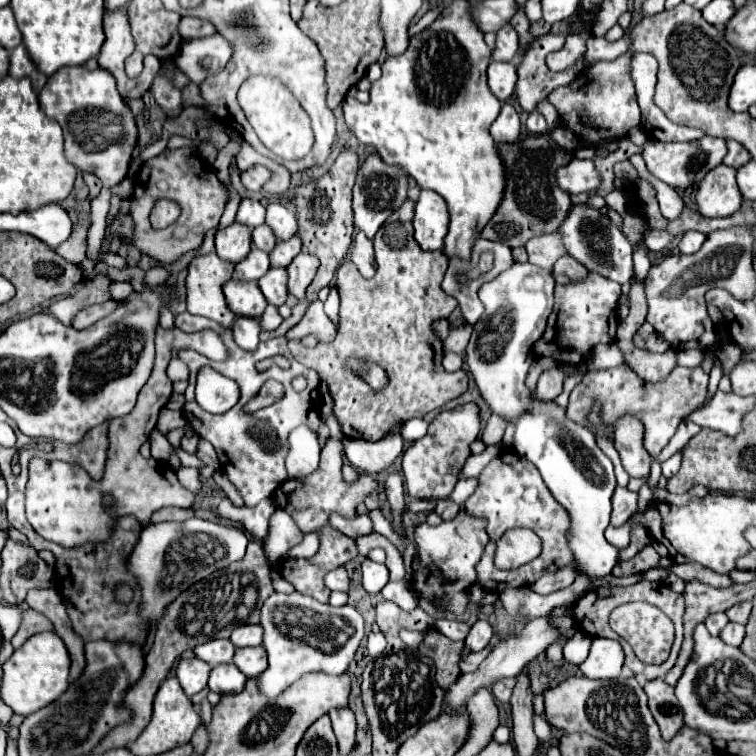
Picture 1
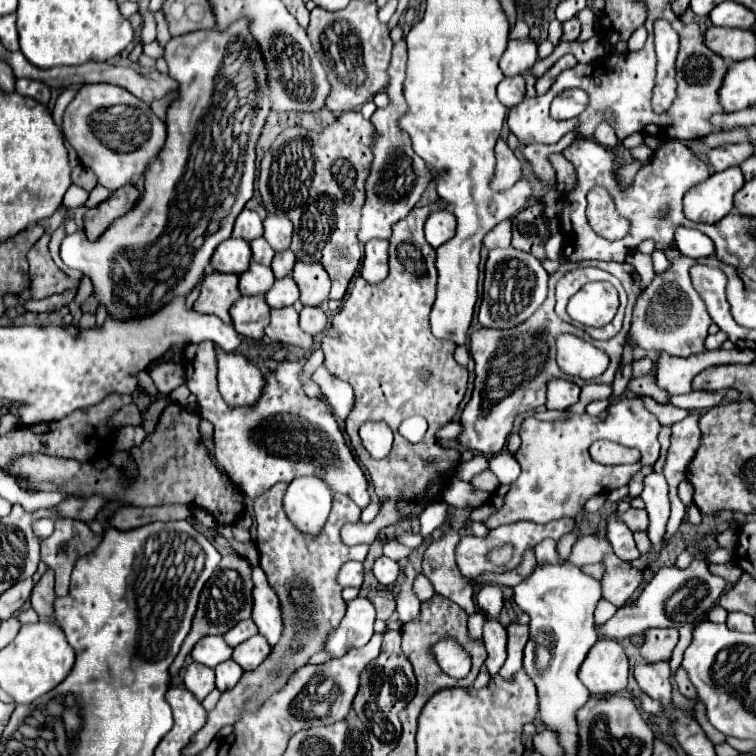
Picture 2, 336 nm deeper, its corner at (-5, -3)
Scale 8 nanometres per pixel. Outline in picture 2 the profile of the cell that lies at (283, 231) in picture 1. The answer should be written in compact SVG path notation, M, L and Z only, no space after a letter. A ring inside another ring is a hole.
M267 216L263 220L263 226L265 226L265 238L275 252L289 248L291 236L293 236L293 226L287 216Z

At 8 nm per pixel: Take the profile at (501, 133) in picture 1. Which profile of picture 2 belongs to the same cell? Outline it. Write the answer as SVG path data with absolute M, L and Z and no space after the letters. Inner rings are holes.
M503 138L497 140L495 146L495 158L497 158L497 168L495 168L495 178L493 178L493 188L495 190L507 190L511 188L519 176L521 176L521 160L513 154L513 150L507 146Z

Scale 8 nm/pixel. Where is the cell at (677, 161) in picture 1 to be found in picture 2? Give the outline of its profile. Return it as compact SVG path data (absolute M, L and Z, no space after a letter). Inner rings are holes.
M743 142L743 144L723 144L717 146L709 152L709 164L715 172L721 172L725 168L731 166L739 166L747 156L751 156L755 152L753 144Z

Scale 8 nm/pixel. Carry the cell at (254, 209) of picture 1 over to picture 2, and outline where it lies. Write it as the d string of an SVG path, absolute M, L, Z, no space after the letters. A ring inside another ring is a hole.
M245 208L237 220L235 220L235 228L233 228L233 236L235 238L243 238L247 242L263 236L263 220L259 218L259 214L255 210Z

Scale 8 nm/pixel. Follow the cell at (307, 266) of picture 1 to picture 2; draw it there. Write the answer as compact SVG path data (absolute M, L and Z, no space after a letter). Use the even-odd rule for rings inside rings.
M297 262L293 268L293 280L301 290L301 304L303 306L319 306L329 296L329 278L325 268L317 262L305 264Z

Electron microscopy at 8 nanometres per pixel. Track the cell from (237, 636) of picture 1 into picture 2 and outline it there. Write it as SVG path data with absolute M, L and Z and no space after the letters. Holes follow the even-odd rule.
M249 618L249 620L243 620L243 622L239 622L237 626L233 626L223 638L225 638L225 642L227 642L229 646L235 648L237 644L249 640L249 638L255 636L255 634L257 634L257 626L255 626L255 622Z

